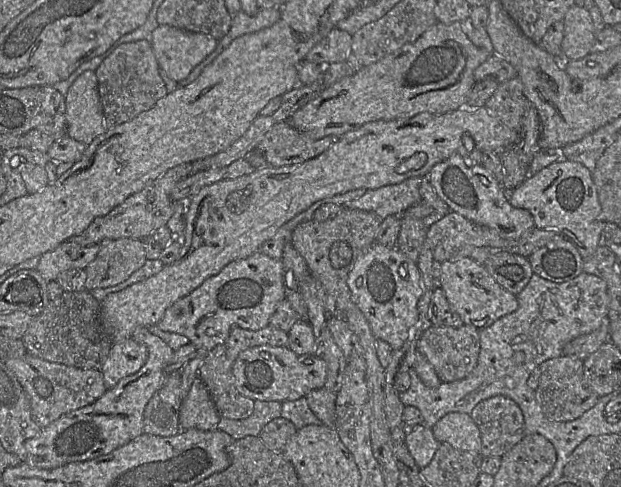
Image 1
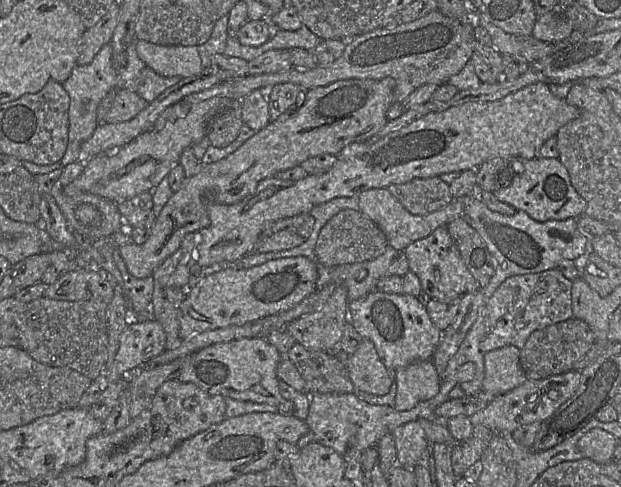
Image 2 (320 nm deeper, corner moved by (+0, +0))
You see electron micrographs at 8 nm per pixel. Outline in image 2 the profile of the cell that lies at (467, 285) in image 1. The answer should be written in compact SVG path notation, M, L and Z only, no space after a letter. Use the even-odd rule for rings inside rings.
M446 226L436 228L430 235L408 245L403 251L409 269L415 273L421 283L422 292L431 299L449 302L454 298L461 298L466 293L479 290L479 284L467 269L455 241Z

